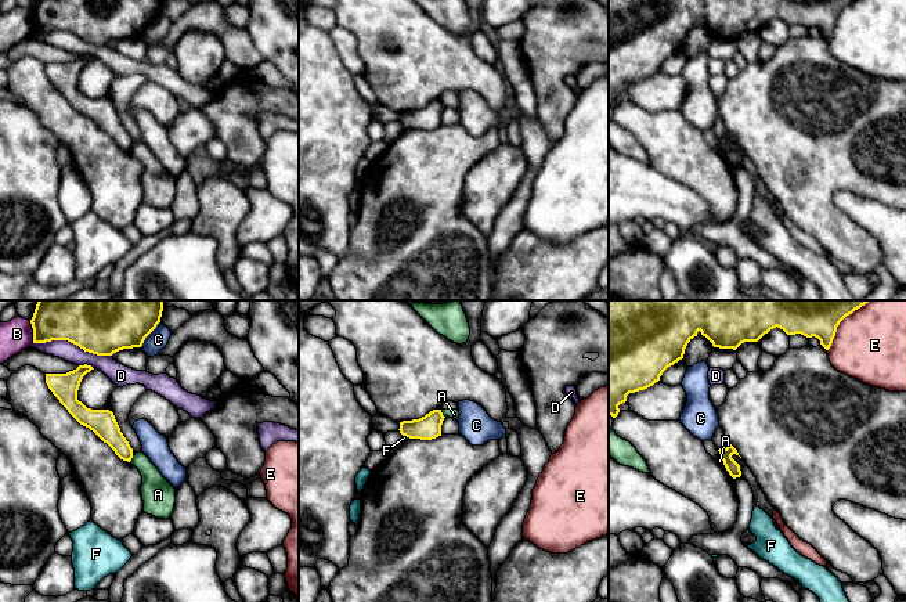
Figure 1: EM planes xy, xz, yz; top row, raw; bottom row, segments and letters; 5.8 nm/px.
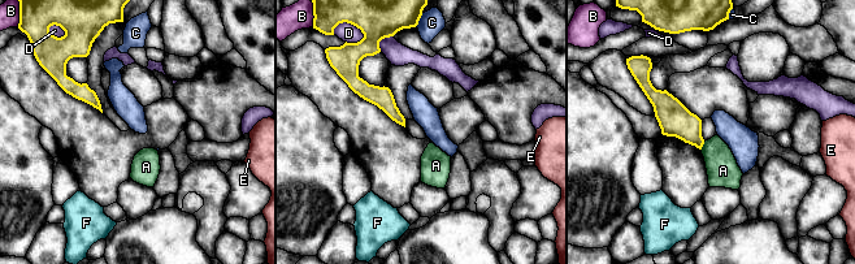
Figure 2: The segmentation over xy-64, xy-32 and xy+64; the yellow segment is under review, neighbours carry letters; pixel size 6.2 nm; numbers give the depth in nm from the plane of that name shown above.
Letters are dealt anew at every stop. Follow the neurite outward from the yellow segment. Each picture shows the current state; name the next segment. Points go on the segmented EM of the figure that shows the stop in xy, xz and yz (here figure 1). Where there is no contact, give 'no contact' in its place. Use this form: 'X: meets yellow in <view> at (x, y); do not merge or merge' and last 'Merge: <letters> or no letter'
A: meets yellow in xz at (441, 414); do not merge
B: meets yellow in xy at (33, 332); do not merge
C: meets yellow in xy at (150, 332); do not merge
D: meets yellow in xy at (72, 342); do not merge
E: meets yellow in yz at (841, 320); do not merge
F: meets yellow in xz at (407, 436); do not merge
Merge: no letter

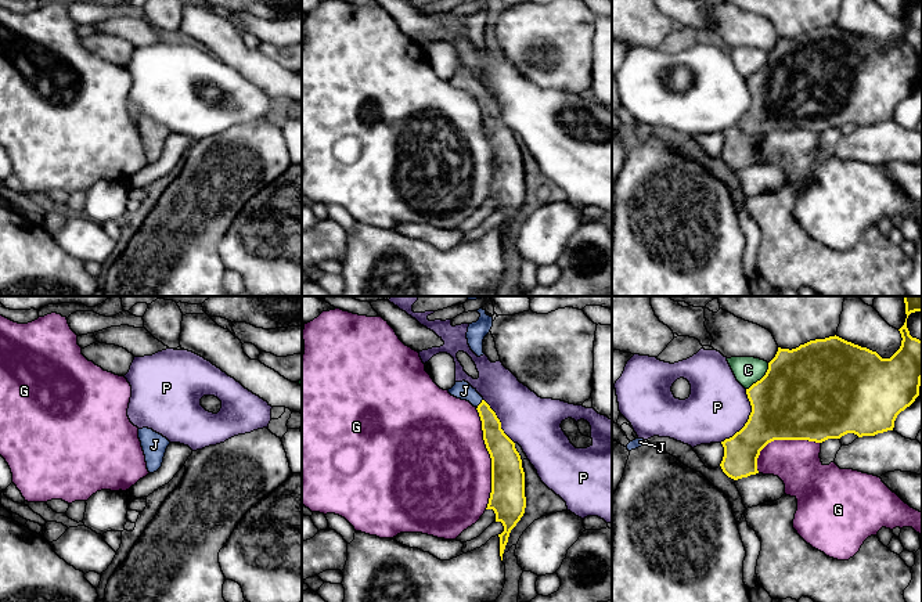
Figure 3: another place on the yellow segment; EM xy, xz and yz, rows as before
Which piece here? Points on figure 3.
C: meets yellow in yz at (762, 378); do not merge
G: meets yellow in xz at (490, 457); do not merge
J: meets yellow in xz at (479, 404); merge
P: meets yellow in yz at (748, 420); do not merge
Merge: J

